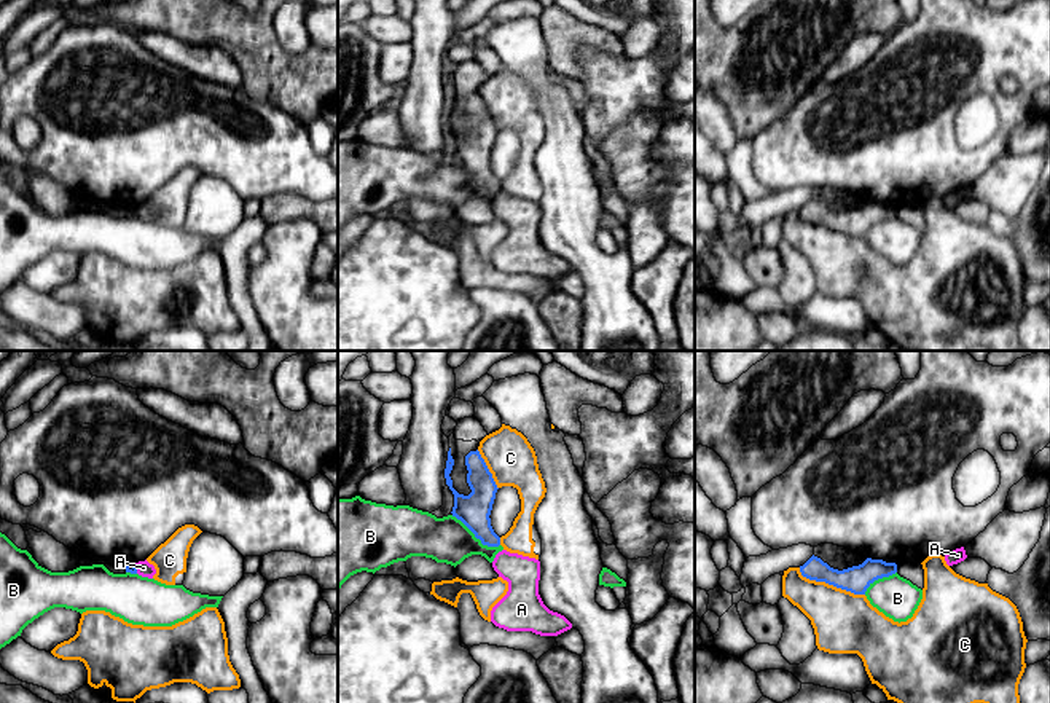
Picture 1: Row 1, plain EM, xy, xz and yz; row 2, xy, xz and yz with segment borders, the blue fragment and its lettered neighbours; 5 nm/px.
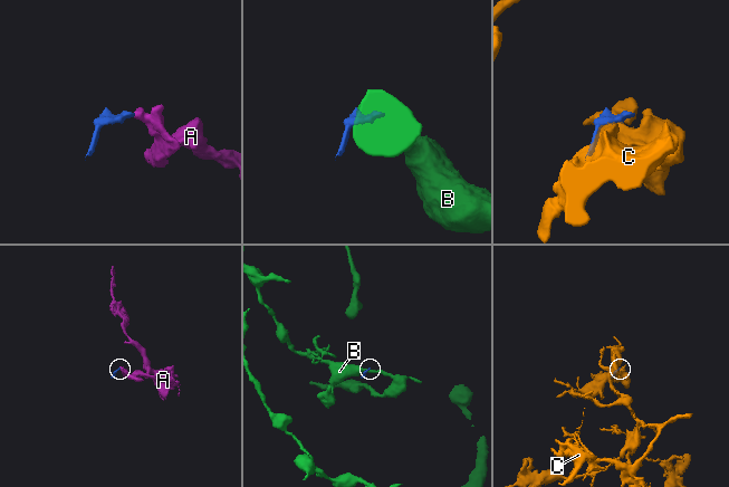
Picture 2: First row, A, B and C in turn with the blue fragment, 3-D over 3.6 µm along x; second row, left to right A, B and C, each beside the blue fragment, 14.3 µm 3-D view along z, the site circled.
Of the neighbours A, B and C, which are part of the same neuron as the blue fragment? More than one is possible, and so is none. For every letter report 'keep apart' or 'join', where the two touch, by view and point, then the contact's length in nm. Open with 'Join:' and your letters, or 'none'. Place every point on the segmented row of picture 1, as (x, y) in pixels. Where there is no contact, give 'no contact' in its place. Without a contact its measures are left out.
Join: none
A: keep apart | xy (136, 569) | 50 nm
B: keep apart | xz (475, 536) | 300 nm
C: keep apart | yz (830, 584) | 360 nm

